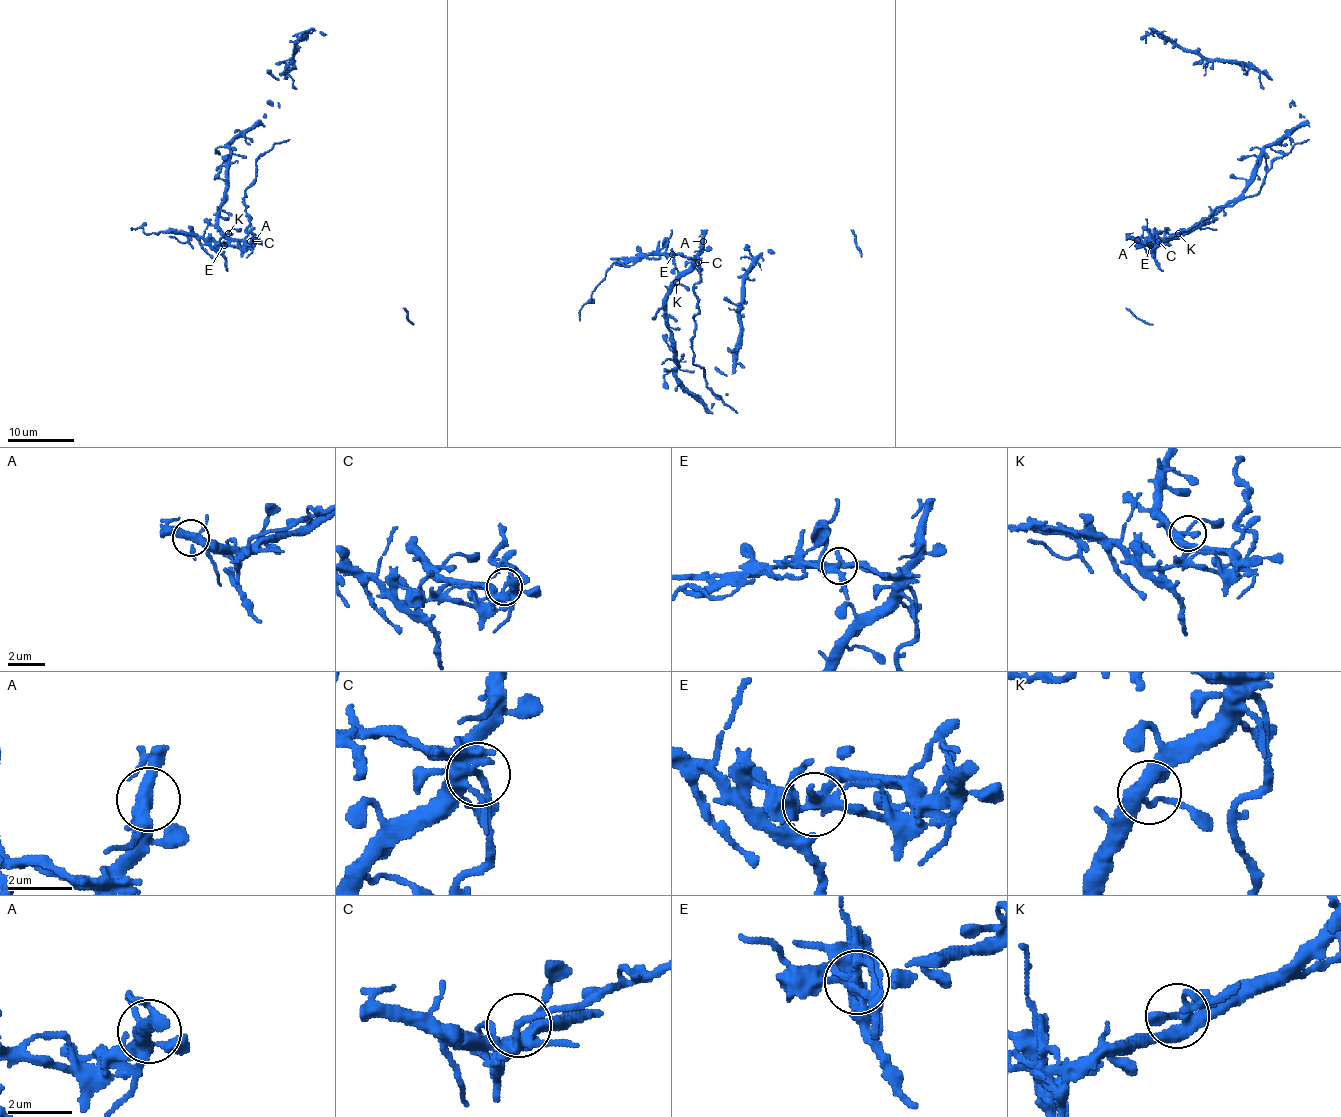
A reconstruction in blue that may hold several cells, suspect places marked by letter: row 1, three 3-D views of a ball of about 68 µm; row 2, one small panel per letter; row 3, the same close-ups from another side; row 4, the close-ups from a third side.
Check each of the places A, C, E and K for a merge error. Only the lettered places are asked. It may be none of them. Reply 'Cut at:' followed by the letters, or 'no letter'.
Cut at: C, E

